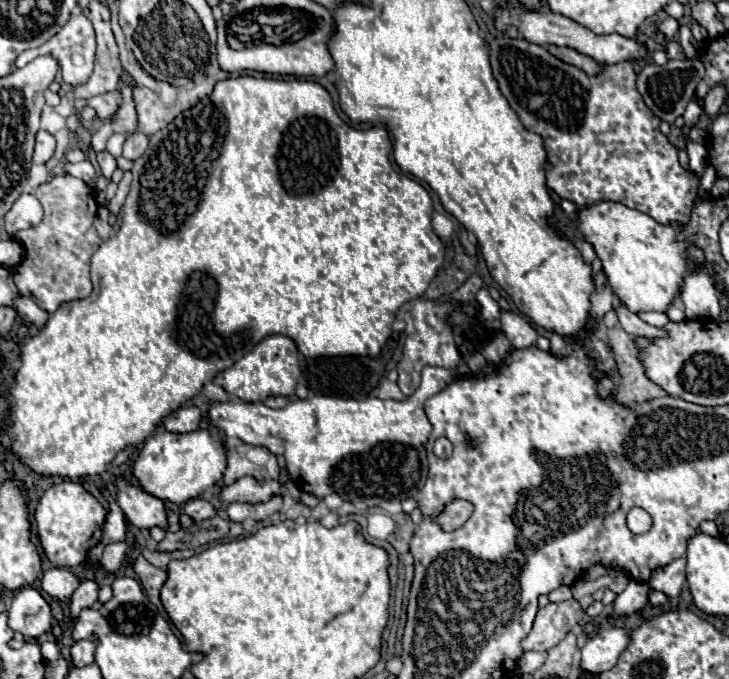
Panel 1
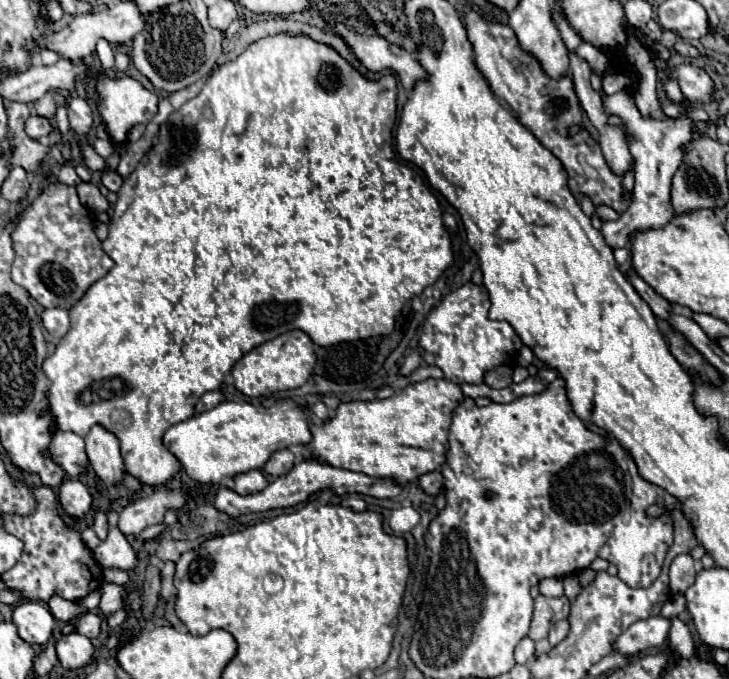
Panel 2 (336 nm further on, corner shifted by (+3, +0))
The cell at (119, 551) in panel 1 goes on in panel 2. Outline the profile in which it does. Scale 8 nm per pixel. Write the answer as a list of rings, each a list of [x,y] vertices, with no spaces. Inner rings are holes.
[[[97,510],[95,512],[95,516],[93,516],[93,530],[97,532],[97,536],[101,538],[101,540],[105,540],[107,538],[107,514],[103,512],[103,510]]]

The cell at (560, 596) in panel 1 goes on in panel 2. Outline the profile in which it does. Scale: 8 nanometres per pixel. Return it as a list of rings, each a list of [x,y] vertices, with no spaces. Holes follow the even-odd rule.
[[[543,578],[539,582],[539,592],[543,596],[561,596],[563,594],[563,582],[561,582],[561,578]]]

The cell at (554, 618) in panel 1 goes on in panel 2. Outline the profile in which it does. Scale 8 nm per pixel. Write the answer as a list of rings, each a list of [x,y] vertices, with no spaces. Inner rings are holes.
[[[539,594],[539,596],[535,598],[535,614],[533,614],[533,620],[531,620],[529,638],[531,638],[531,640],[547,638],[551,624],[553,624],[553,610],[551,610],[551,606],[549,606],[549,600]]]

